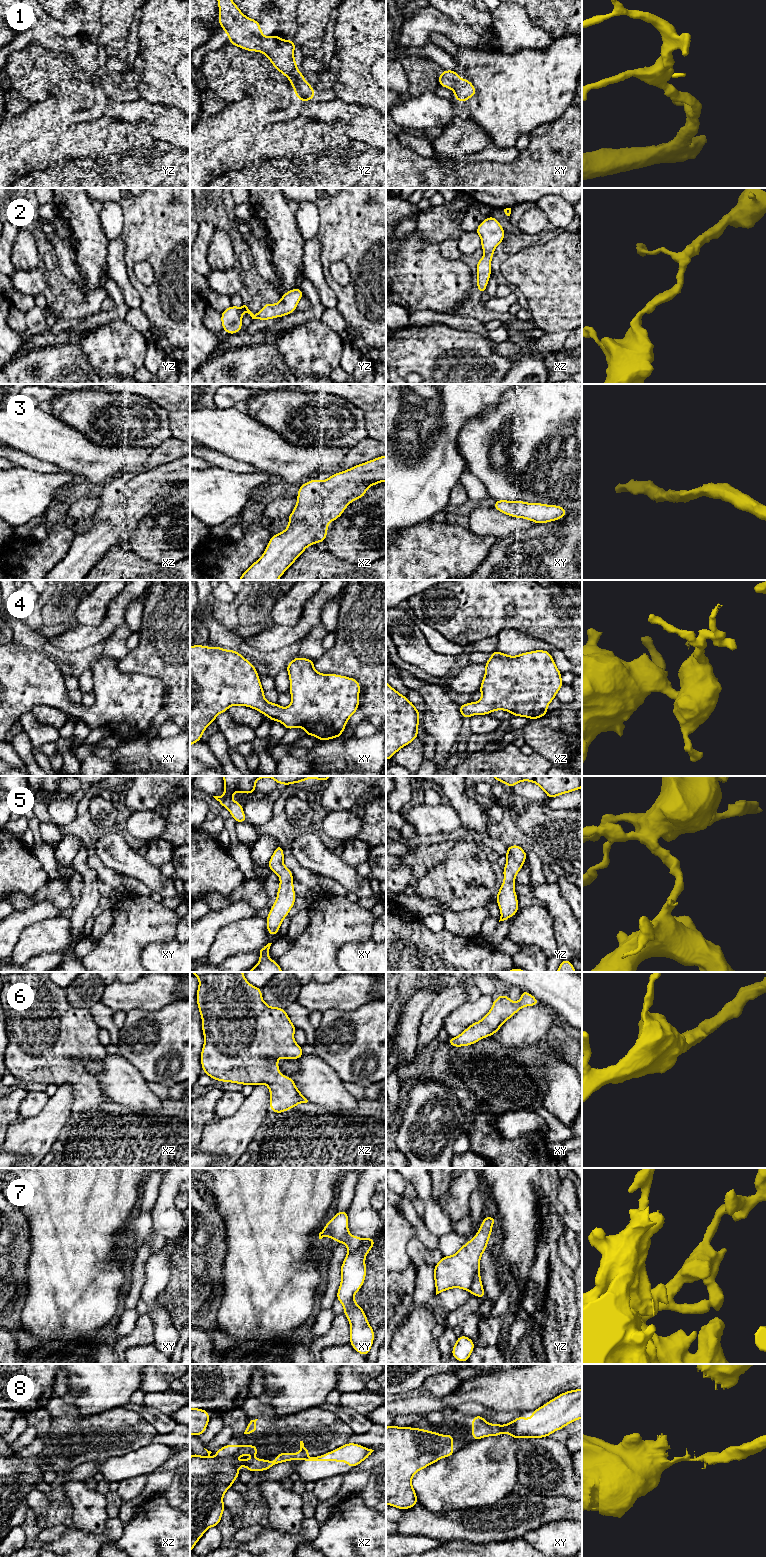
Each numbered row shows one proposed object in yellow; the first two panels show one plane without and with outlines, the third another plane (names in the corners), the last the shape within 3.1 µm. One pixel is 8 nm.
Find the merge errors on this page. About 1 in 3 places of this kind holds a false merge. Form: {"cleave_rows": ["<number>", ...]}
{"cleave_rows": ["8"]}

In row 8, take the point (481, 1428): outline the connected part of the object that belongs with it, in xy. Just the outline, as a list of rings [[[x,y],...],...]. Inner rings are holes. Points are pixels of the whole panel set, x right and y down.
[[[481,1415],[472,1416],[472,1439],[499,1436],[502,1434],[502,1425],[490,1424]]]

